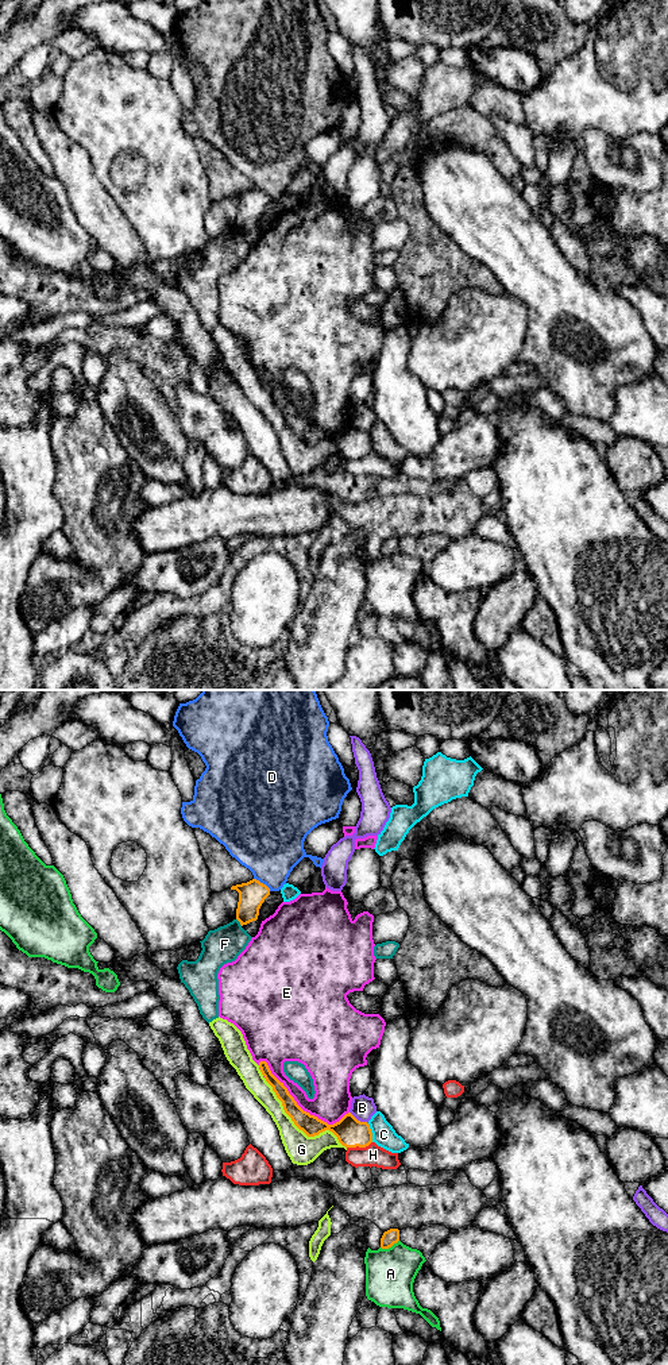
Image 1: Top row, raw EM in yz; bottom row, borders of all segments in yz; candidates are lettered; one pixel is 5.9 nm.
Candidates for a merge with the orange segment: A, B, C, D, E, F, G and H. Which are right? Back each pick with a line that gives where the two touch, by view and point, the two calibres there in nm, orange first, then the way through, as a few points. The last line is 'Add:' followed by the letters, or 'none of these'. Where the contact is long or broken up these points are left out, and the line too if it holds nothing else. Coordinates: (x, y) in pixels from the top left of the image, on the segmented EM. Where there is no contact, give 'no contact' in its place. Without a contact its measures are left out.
Add: none of these

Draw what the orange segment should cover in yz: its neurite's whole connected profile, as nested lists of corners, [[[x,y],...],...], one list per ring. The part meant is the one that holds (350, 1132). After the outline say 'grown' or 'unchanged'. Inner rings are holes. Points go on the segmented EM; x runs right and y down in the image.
[[[260,1061],[259,1068],[266,1081],[273,1087],[277,1098],[282,1102],[285,1113],[291,1118],[294,1125],[308,1137],[314,1137],[325,1130],[329,1130],[345,1148],[366,1148],[372,1142],[372,1133],[367,1122],[360,1122],[351,1113],[348,1113],[339,1122],[328,1125],[317,1117],[304,1111],[297,1104],[283,1083],[281,1083],[271,1073],[266,1061]]] | unchanged

